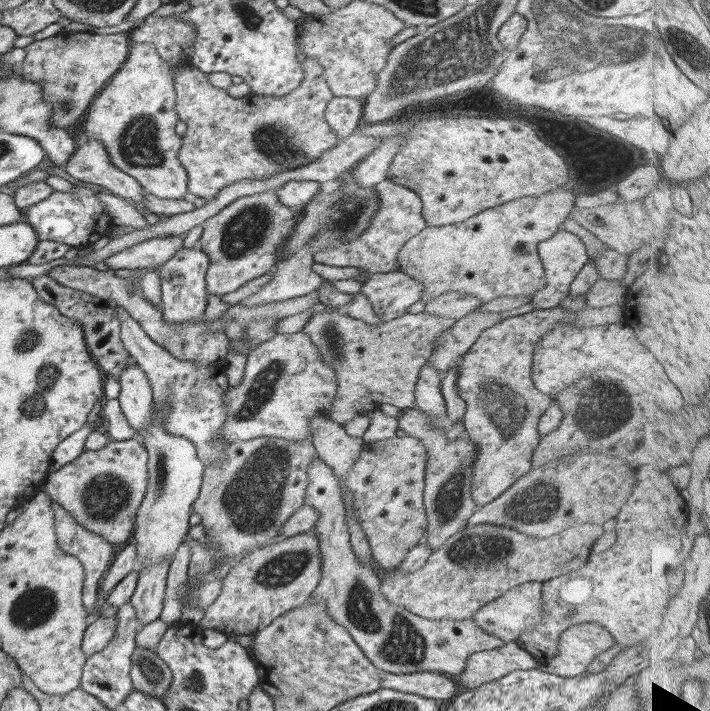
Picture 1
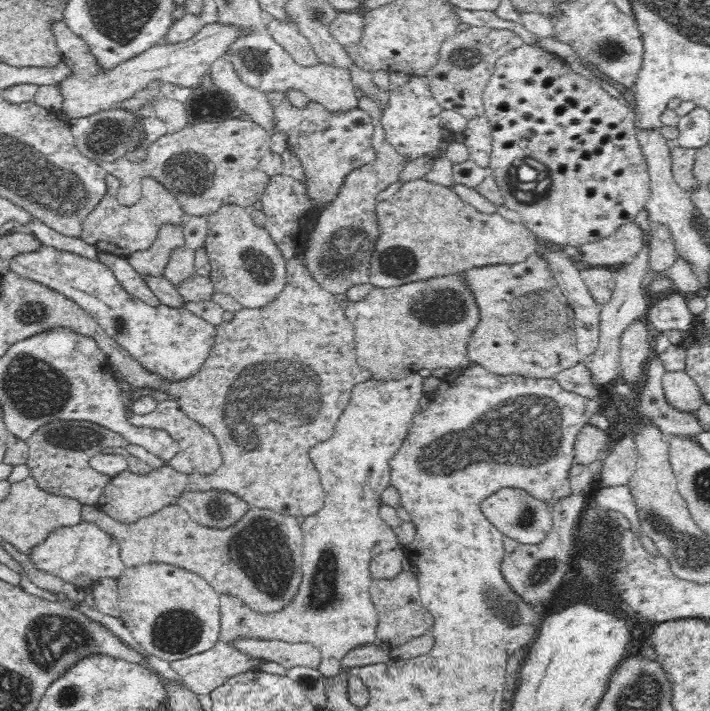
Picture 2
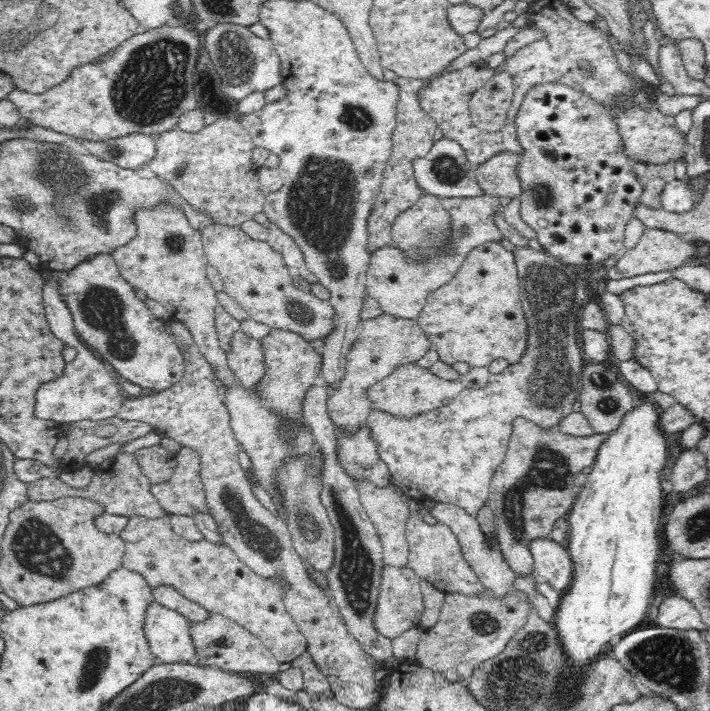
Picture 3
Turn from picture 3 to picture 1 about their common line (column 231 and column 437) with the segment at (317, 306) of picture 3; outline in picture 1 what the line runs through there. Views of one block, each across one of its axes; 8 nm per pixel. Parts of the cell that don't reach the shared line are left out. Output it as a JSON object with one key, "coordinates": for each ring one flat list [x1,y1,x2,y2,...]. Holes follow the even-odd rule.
{"coordinates":[[565,185,537,196,513,199,453,224,426,226,407,240,397,252,395,270,422,284,424,288,420,300,424,304,445,292,463,292,472,298,479,298,482,303,503,296,532,298,532,294,544,286,544,270,537,254,537,243,547,240,560,228,574,204,574,200,569,204,561,202,563,188]]}

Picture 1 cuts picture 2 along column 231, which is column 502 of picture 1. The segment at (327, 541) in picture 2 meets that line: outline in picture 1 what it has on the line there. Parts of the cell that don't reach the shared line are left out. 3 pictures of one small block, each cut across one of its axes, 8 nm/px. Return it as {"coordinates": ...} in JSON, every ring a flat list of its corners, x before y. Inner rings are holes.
{"coordinates":[[537,582,519,584,485,603,473,613,471,619,475,622,475,626,479,626,483,632,499,638,503,643,517,641,527,629,535,628,543,615,543,602,539,600,539,596,541,596,541,584]]}

